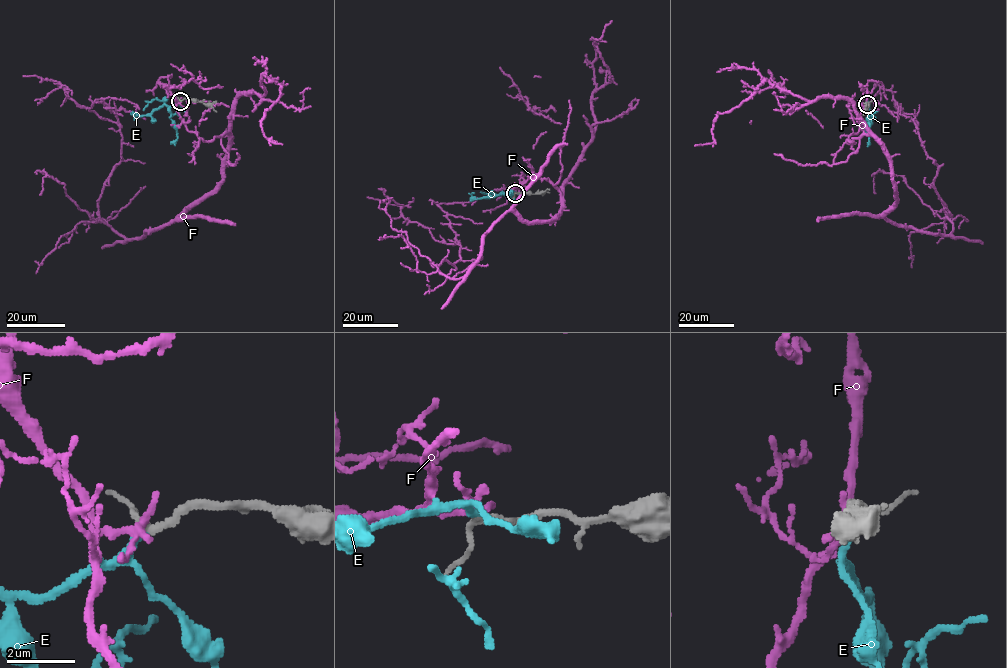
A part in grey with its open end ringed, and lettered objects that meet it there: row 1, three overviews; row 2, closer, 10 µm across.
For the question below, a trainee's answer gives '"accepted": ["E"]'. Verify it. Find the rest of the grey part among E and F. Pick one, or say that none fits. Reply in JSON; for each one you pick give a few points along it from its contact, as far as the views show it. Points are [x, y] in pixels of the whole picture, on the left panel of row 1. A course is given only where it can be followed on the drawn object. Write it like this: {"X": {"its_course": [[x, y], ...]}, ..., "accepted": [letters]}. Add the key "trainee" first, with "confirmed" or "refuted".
{"trainee": "confirmed", "E": {"its_course": [[180, 101], [172, 106], [162, 105], [143, 115], [134, 113], [135, 121]]}, "accepted": ["E"]}

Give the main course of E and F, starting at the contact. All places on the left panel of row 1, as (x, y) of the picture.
E: (180, 101), (172, 106), (162, 105), (143, 115), (134, 113), (135, 121)
F: (180, 100), (190, 131), (228, 134), (222, 180), (127, 238), (98, 204), (119, 126), (58, 84), (34, 100)

